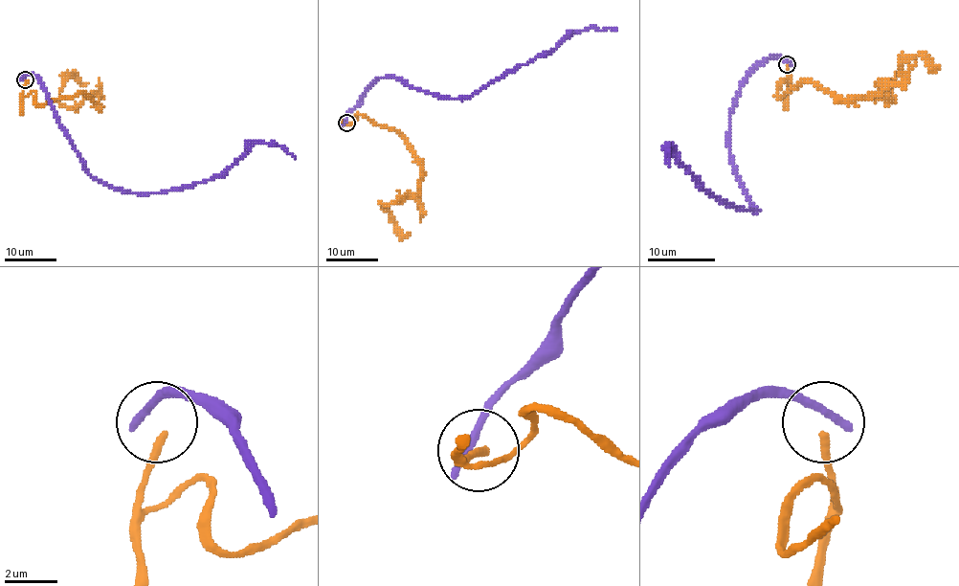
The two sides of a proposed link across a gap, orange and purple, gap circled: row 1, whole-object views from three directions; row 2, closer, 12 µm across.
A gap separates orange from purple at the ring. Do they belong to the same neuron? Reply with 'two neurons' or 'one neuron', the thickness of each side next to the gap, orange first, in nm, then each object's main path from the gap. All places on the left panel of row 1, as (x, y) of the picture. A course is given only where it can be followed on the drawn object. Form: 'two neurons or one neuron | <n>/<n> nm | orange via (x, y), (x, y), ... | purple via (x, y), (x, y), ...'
two neurons | 300/280 nm | orange via (26, 80), (43, 105), (79, 93), (100, 105), (58, 97), (73, 73), (87, 82) | purple via (23, 78), (35, 77), (48, 96), (83, 168), (115, 189), (192, 187), (228, 171), (254, 143), (296, 158)

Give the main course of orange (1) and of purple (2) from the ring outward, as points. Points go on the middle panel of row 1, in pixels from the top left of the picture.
1: (347, 122), (358, 114), (393, 128), (412, 151), (421, 166), (419, 199), (380, 203), (394, 228), (409, 233)
2: (345, 123), (379, 78), (394, 77), (436, 97), (468, 98), (521, 65), (549, 55), (575, 33), (617, 30)

